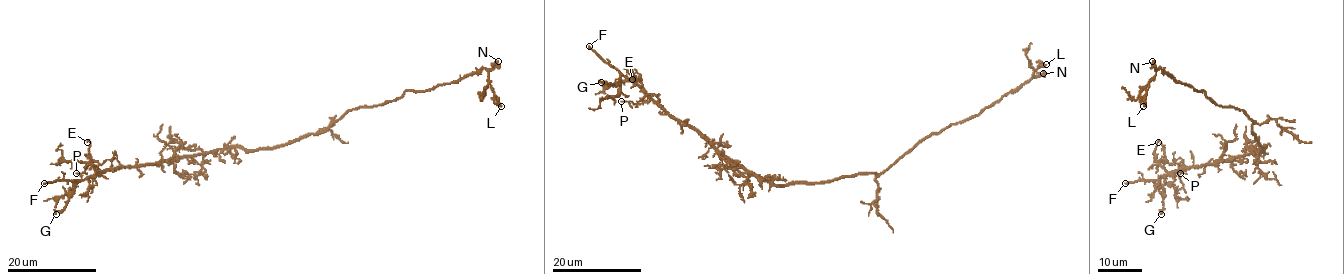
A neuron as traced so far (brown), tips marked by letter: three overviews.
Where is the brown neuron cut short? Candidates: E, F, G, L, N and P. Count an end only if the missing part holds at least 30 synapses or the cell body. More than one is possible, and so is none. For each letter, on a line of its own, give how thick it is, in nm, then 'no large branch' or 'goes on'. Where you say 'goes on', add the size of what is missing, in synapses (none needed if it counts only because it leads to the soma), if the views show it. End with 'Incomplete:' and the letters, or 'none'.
E: calibre 150 nm; no large branch
F: calibre 240 nm; goes on
G: calibre 200 nm; no large branch
L: calibre 280 nm; no large branch
N: calibre 280 nm; no large branch
P: calibre 120 nm; no large branch
Incomplete: F

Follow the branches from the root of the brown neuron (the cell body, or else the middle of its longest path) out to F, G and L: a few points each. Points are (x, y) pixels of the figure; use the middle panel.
F: (829, 181), (773, 184), (758, 180), (730, 161), (695, 130), (671, 118), (589, 46)
G: (829, 181), (773, 184), (758, 180), (695, 130), (671, 118), (628, 79), (622, 76), (619, 84), (601, 82)
L: (829, 181), (856, 173), (882, 173), (926, 138), (978, 116), (1017, 90), (1037, 68), (1046, 64)

